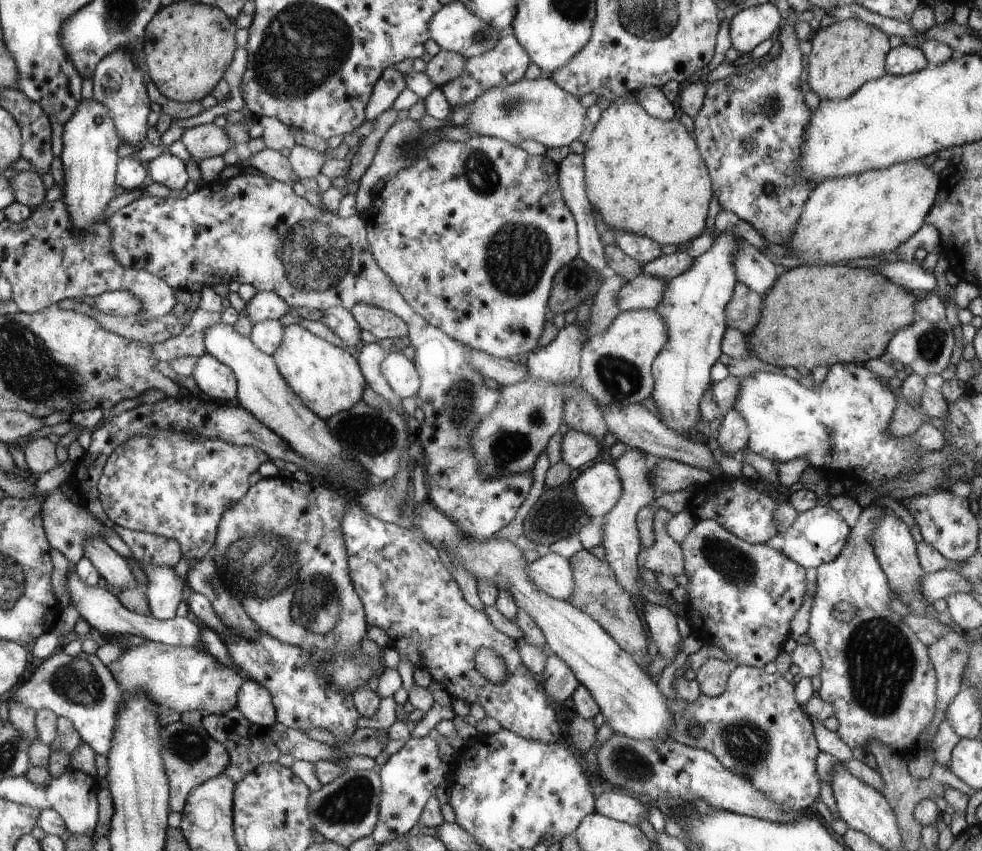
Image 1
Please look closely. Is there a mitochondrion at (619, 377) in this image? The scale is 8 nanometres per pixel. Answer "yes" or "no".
yes

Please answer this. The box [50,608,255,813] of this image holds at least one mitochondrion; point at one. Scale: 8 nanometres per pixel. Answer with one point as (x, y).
(186, 746)

